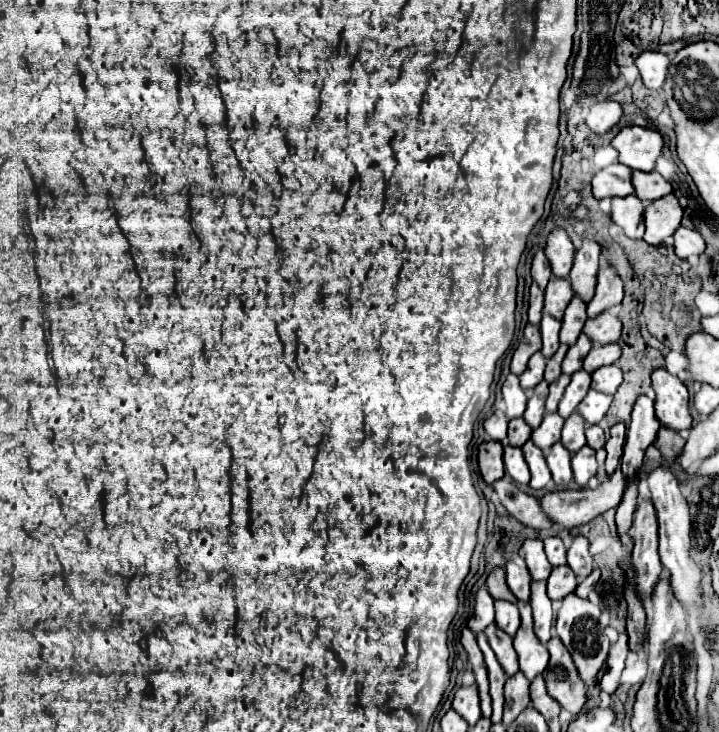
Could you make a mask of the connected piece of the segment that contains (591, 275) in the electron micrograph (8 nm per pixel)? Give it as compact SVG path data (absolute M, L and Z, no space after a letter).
M584 238L582 246L574 254L570 282L572 282L574 292L584 302L588 302L594 296L596 274L598 274L598 256L600 256L600 246L596 240L590 240L590 238Z

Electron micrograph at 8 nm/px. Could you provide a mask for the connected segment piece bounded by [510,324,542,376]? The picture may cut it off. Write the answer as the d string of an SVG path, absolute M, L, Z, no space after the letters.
M528 324L526 330L524 330L524 338L522 342L518 344L514 356L512 356L512 362L510 362L510 370L520 376L524 370L526 370L526 364L530 360L530 356L534 352L538 352L542 348L542 342L540 342L540 328L534 326L534 324Z

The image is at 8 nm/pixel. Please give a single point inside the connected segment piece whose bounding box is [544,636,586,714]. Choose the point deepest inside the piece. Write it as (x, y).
(562, 681)

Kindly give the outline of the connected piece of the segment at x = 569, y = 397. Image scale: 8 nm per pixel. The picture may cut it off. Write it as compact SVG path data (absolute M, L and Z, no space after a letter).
M580 370L576 374L572 374L572 382L568 384L566 392L564 392L564 398L560 400L560 406L558 406L558 414L562 418L568 418L576 406L584 400L584 396L588 394L588 388L590 388L590 374Z

